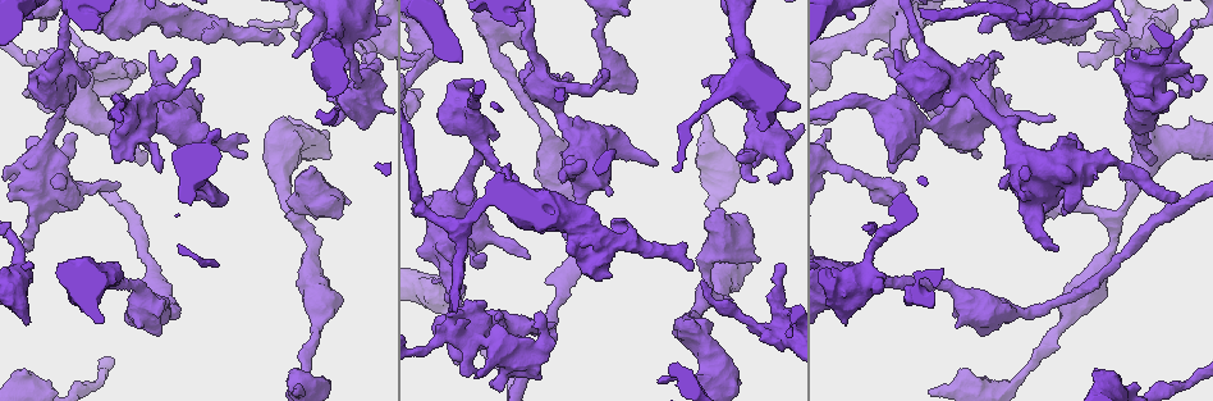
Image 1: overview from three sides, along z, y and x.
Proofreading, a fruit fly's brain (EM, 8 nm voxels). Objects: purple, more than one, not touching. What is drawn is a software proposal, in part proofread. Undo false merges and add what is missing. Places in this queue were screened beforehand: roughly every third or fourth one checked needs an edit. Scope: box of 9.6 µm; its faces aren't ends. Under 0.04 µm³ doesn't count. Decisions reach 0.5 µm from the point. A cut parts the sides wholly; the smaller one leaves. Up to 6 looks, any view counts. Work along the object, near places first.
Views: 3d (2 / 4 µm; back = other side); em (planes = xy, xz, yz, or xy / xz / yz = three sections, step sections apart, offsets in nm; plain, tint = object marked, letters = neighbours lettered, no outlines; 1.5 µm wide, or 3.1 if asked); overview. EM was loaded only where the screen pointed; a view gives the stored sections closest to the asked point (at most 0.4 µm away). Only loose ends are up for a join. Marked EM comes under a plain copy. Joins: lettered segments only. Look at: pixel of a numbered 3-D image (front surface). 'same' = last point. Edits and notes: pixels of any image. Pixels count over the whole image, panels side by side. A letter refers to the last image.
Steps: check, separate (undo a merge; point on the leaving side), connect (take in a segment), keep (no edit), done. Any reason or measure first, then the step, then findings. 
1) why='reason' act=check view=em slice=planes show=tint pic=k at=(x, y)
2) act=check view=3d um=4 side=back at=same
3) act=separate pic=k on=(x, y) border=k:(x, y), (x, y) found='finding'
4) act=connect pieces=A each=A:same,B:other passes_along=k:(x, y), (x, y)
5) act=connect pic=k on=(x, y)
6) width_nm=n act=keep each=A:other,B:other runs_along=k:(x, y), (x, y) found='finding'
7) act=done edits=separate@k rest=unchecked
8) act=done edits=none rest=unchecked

why='thick end' act=check view=em slice=yz step=4 show=letters pic=1 at=(845, 326)

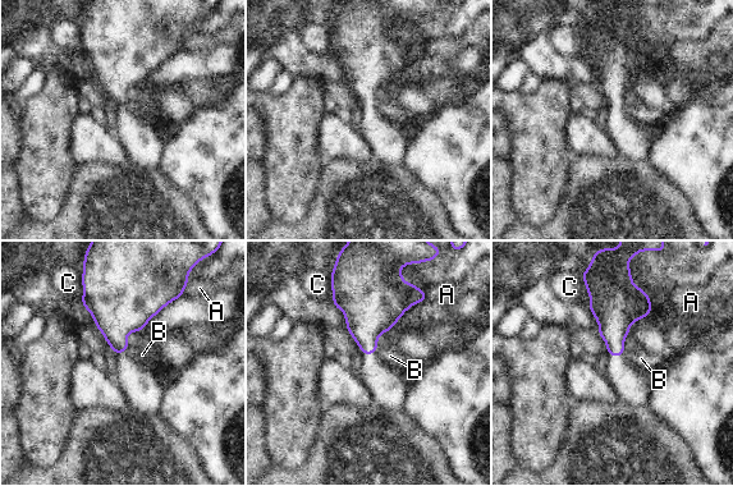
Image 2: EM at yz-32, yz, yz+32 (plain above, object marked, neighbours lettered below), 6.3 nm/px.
act=keep each=A:other,B:other,C:other found='none of them fits'

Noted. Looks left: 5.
why='branch stops here' act=check view=em slice=xy step=8 show=letters pic=1 at=(1179, 194)

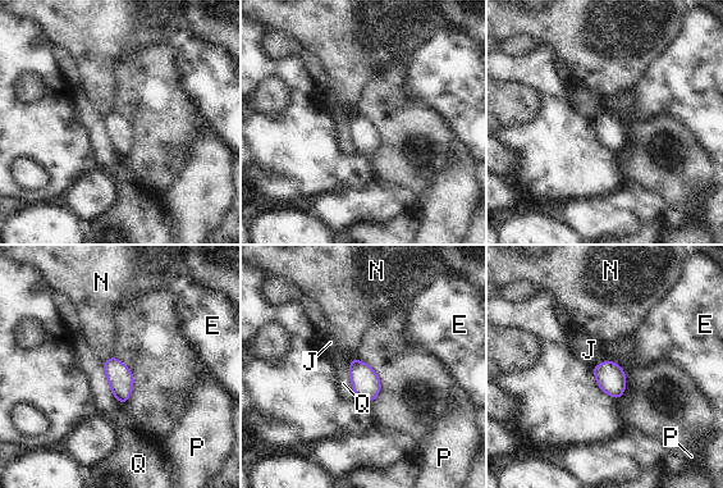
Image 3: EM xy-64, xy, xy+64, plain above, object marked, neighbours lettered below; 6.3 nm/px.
why='another direction' act=check view=em slice=planes show=letters at=same

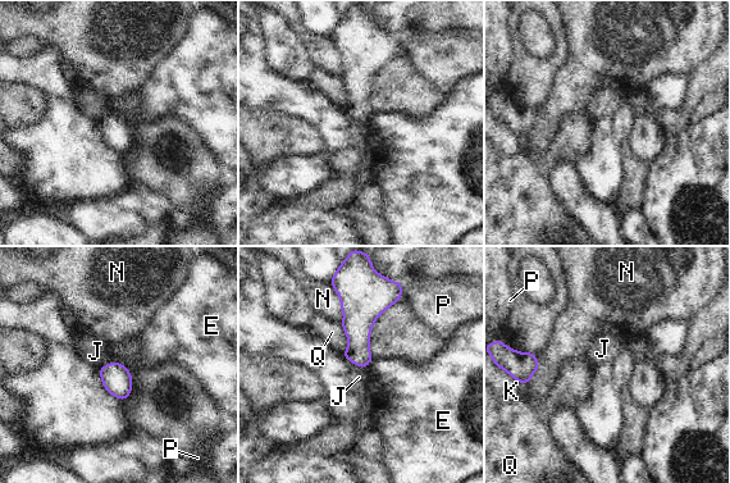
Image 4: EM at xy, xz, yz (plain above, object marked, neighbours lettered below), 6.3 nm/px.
width_nm=150 act=keep each=E:other,J:other,K:other,N:other,P:other,Q:other border=4:(342, 354), (359, 367), (365, 368) found='no lettered segment goes on from it'

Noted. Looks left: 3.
why='thick end' act=check view=em slice=planes show=tint pic=1 at=(130, 80)

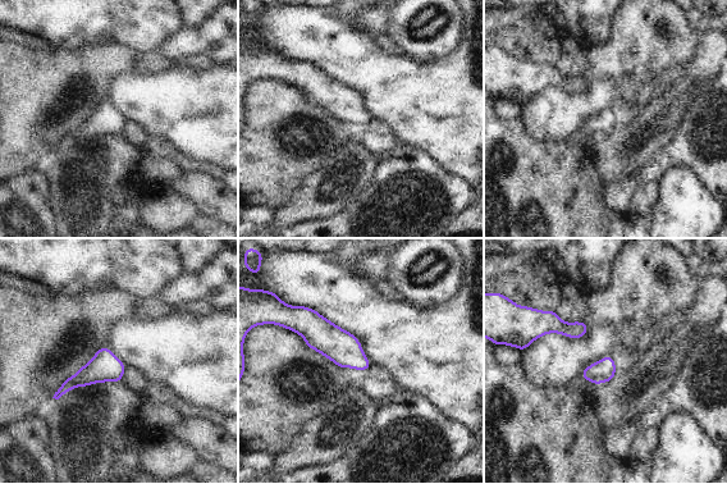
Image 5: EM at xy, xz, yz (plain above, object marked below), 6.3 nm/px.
why='what lies round it' act=check view=em slice=planes show=letters at=same

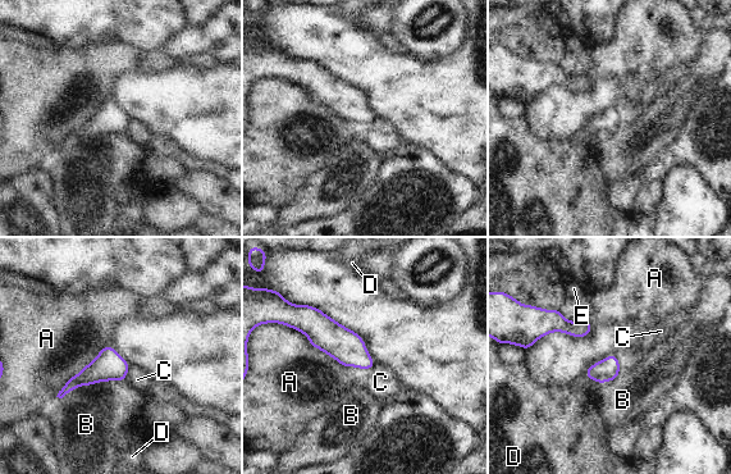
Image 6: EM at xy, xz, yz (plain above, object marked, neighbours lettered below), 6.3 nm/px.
act=keep each=A:other,B:other,C:other,D:other,E:other border=6:(129, 368), (123, 379) found='no lettered segment goes on from it'

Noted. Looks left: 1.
act=done edits=none rest=unchecked

